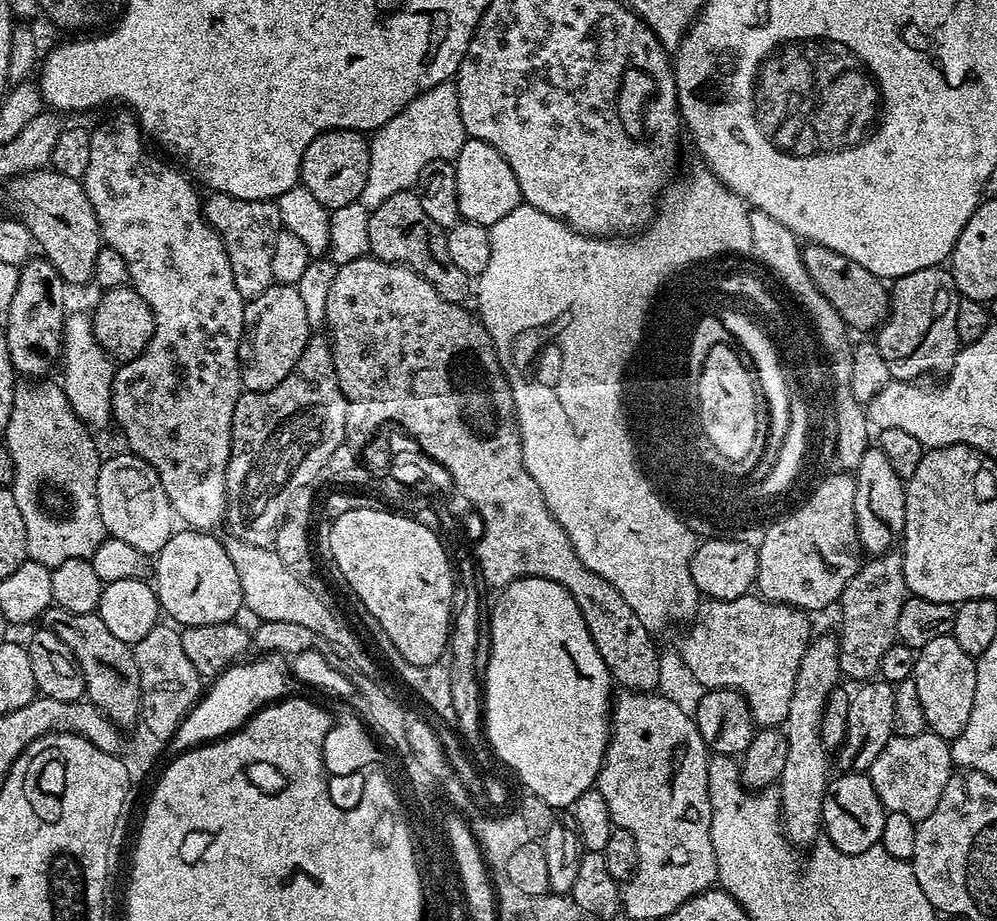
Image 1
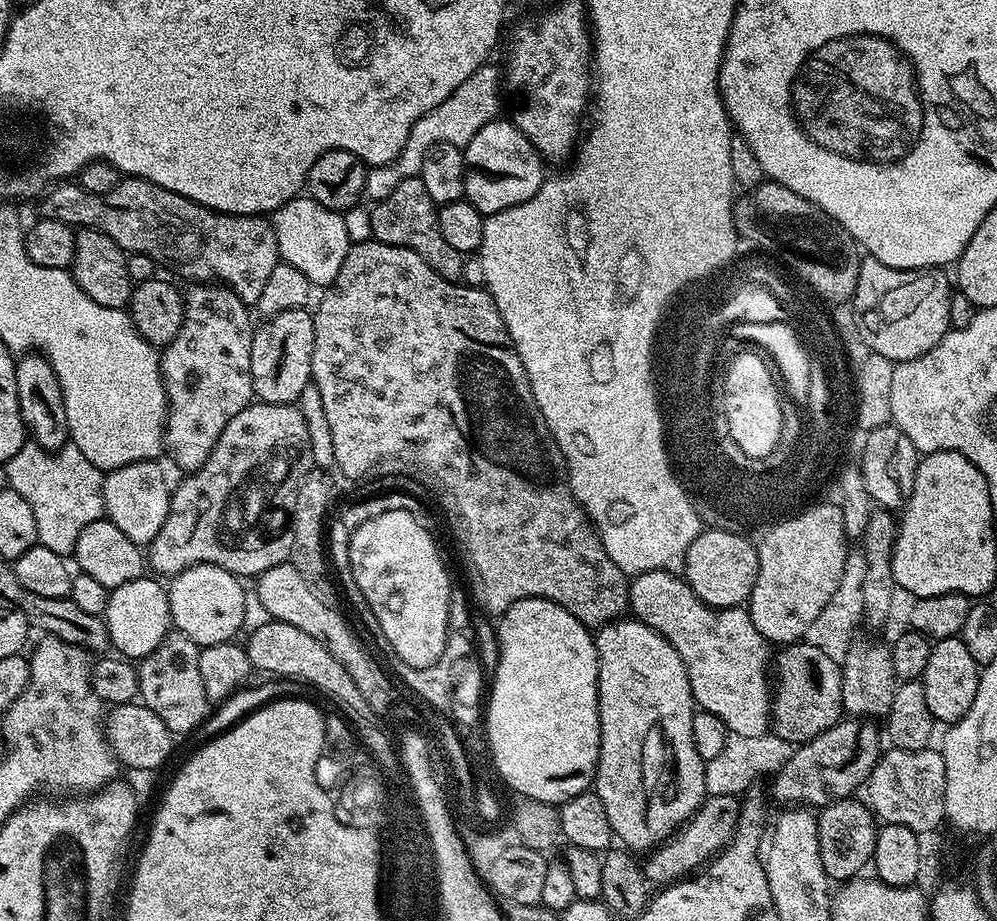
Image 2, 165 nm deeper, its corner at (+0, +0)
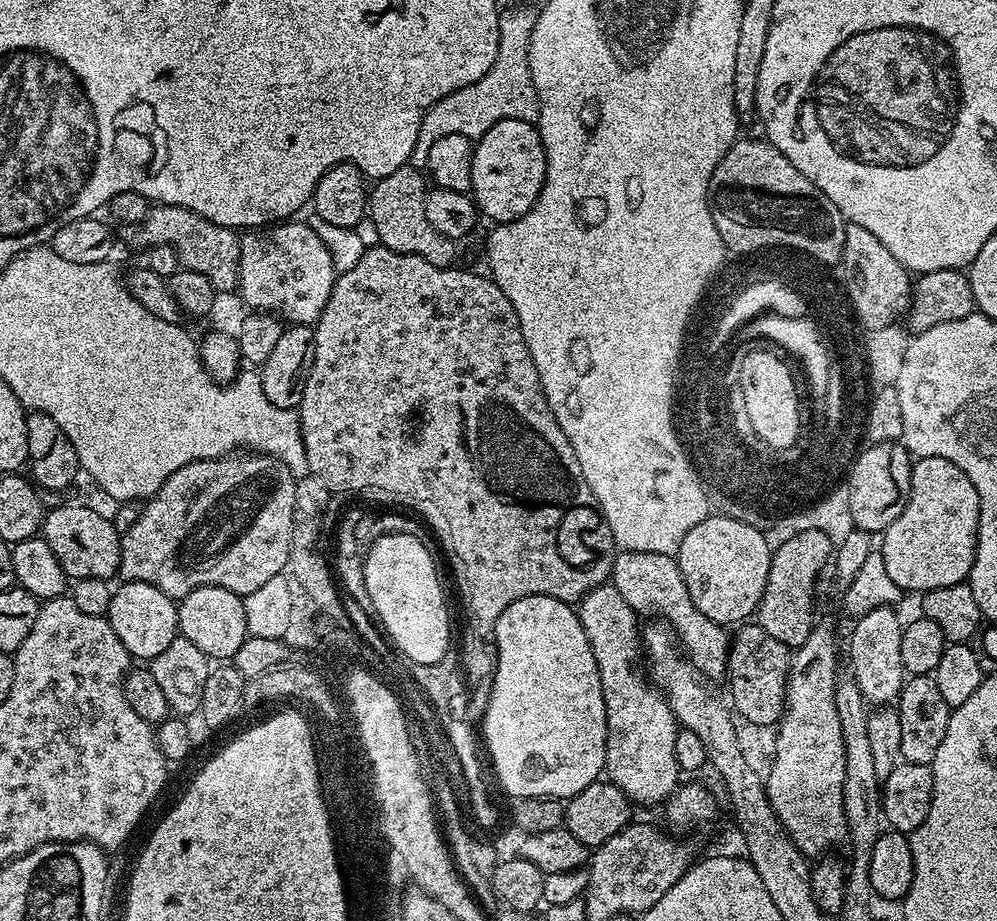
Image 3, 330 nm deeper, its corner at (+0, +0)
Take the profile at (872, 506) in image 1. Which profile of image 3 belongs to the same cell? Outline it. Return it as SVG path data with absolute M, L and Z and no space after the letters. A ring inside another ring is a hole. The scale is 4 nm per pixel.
M891 605L880 606L859 617L848 642L852 680L859 686L865 701L872 706L888 706L899 701L906 673L902 666L903 621Z

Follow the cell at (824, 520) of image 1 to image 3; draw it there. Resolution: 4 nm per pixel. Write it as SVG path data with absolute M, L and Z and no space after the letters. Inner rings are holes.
M804 535L792 543L785 544L781 548L779 556L773 556L770 562L770 574L766 578L766 590L762 594L760 604L754 613L755 623L762 626L762 630L766 630L766 634L770 634L770 638L778 638L778 642L785 644L789 650L794 650L798 646L802 646L802 642L806 642L806 638L810 638L810 630L814 623L812 617L812 607L816 604L816 579L820 576L820 571L824 568L824 563L829 563L833 550L828 547L824 535Z

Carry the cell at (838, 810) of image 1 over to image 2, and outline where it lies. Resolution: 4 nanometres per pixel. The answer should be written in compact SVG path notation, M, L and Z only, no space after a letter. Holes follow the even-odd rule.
M845 798L836 800L819 809L817 820L818 843L821 847L822 865L825 867L825 872L832 882L847 882L853 878L859 877L860 872L865 867L871 865L872 855L874 854L874 842L878 831L878 821L872 815L871 808L863 799Z

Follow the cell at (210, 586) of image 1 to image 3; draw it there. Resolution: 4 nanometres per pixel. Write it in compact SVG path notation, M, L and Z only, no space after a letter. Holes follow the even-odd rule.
M202 586L198 590L186 594L183 600L179 601L176 610L179 635L186 637L190 642L194 642L194 646L198 646L198 650L202 650L202 654L206 654L209 661L231 661L232 656L238 654L238 646L242 646L242 642L249 637L243 604L244 601L241 596L222 586Z

